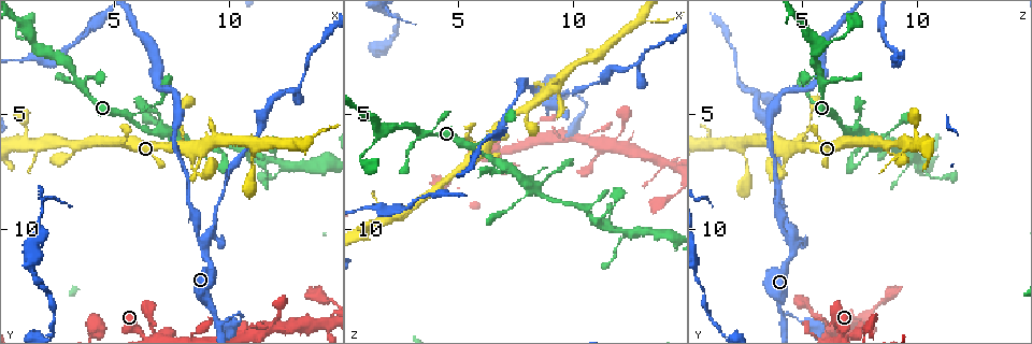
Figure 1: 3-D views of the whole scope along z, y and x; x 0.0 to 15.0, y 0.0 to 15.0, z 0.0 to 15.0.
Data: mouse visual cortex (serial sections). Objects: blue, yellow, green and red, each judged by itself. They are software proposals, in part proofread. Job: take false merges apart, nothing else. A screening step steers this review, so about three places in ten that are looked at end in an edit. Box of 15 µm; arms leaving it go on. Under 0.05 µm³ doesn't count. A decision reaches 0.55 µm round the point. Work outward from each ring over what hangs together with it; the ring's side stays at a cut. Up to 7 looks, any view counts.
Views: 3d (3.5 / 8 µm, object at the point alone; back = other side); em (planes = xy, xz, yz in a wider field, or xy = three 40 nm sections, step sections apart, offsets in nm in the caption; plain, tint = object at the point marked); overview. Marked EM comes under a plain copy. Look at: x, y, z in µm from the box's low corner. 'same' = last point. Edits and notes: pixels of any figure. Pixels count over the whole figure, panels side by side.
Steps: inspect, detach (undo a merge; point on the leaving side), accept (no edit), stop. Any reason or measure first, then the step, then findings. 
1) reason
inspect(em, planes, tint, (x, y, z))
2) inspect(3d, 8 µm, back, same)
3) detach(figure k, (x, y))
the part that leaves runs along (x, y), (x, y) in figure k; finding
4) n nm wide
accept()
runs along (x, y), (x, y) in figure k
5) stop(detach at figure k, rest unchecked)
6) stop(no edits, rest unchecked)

sudden change in width
inspect(3d, 3.5 µm, (9.1, 7.0, 7.5))

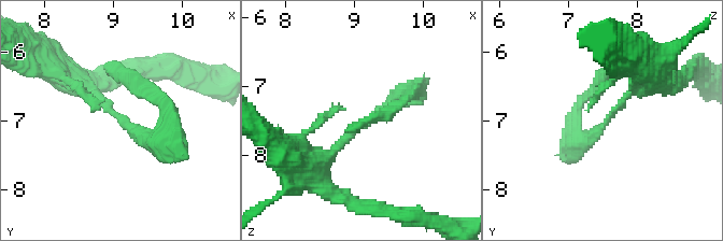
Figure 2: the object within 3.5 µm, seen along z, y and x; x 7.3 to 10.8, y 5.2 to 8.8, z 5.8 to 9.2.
arms of 150, 250 nm
inspect(em, xy, step 1, tint, (9.15, 7.00, 7.60))

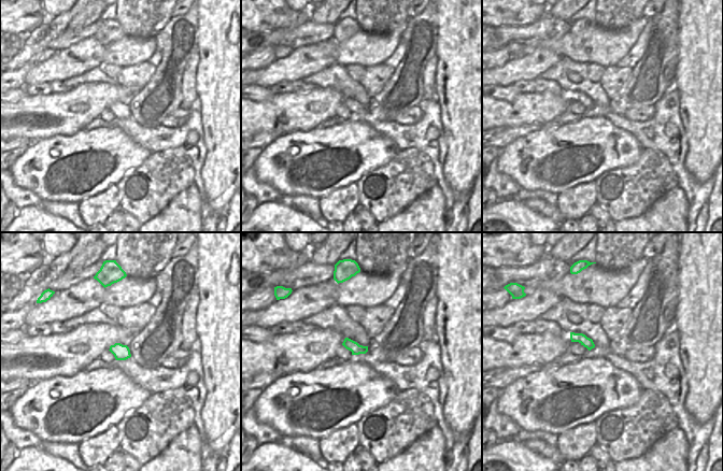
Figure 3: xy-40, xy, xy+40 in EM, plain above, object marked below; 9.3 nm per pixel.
detach(figure 2, (393, 104))
the part that leaves runs along (367, 123), (394, 109) in figure 2; a second cell is stuck on

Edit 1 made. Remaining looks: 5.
sharp bend
inspect(3d, 3.5 µm, (8.9, 10.5, 4.5))

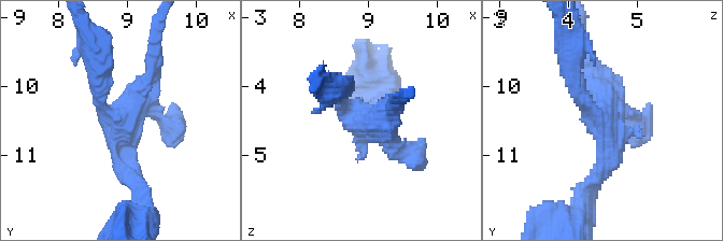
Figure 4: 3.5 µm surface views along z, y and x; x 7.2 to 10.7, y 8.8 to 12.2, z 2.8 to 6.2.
arms of 200, 200, 250, 250 nm
accept()
all the same cell

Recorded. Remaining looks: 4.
a fork
inspect(3d, 8 µm, (12.7, 4.0, 2.8))

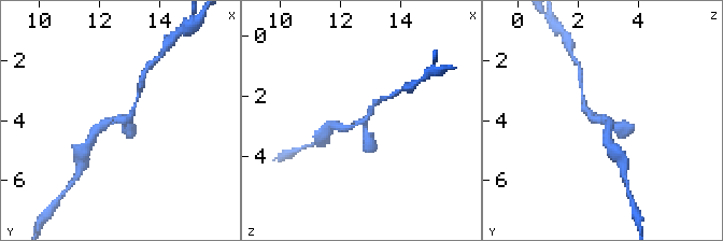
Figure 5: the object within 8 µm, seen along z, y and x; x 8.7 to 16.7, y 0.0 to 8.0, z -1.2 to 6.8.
3 arms; arms of 200, 300, 350 nm
inspect(em, xy, step 5, tint, (12.7, 4.0, 2.8))

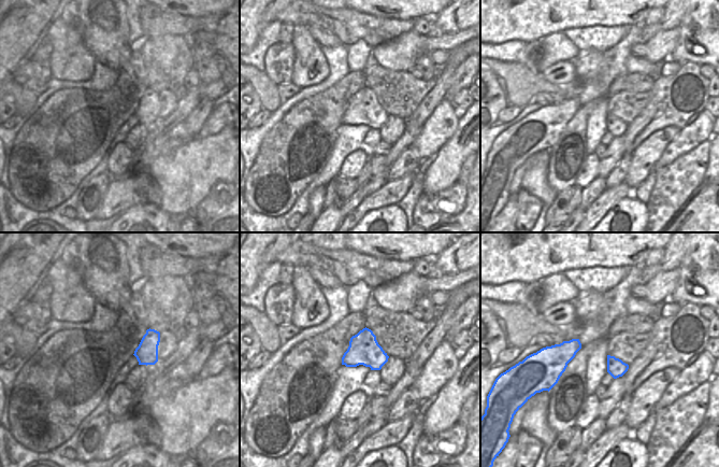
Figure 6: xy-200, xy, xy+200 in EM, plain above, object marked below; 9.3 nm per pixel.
accept()
runs along (94, 131), (110, 121), (128, 121), (135, 105) in figure 5; all the same cell

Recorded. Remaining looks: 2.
stop(detach at figure 2, rest unchecked)

